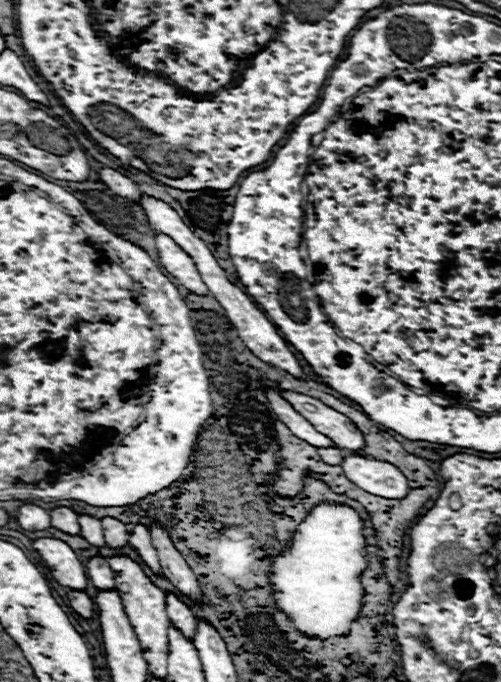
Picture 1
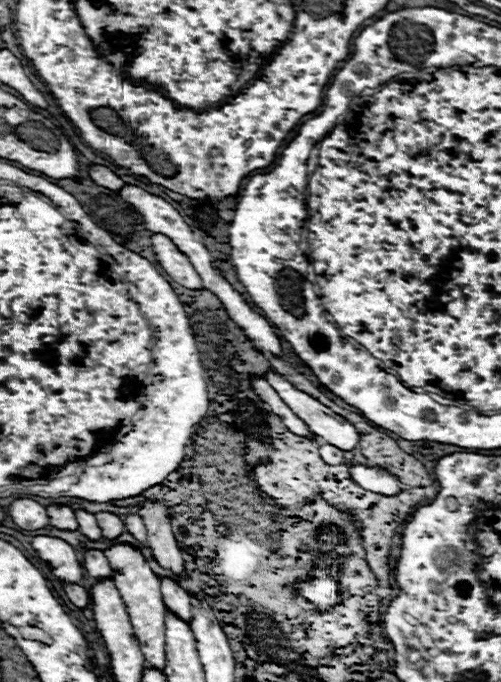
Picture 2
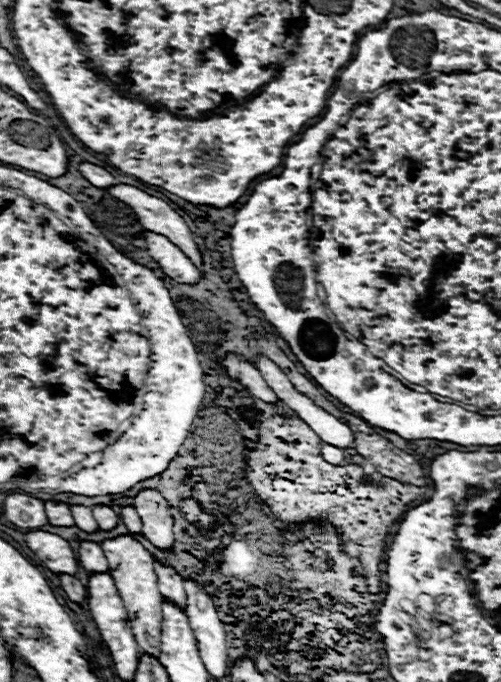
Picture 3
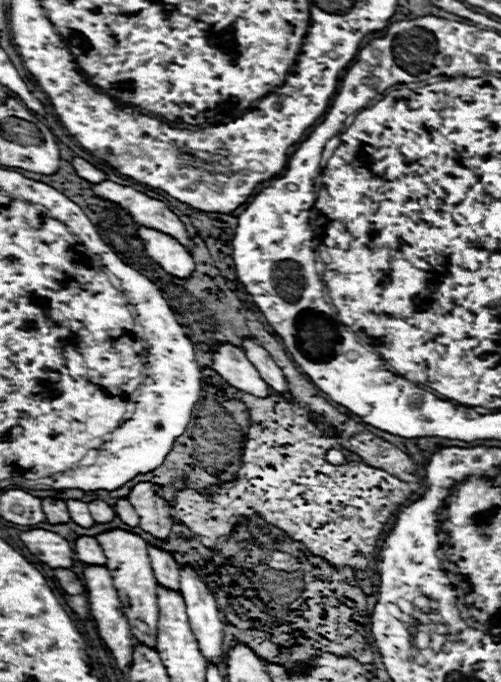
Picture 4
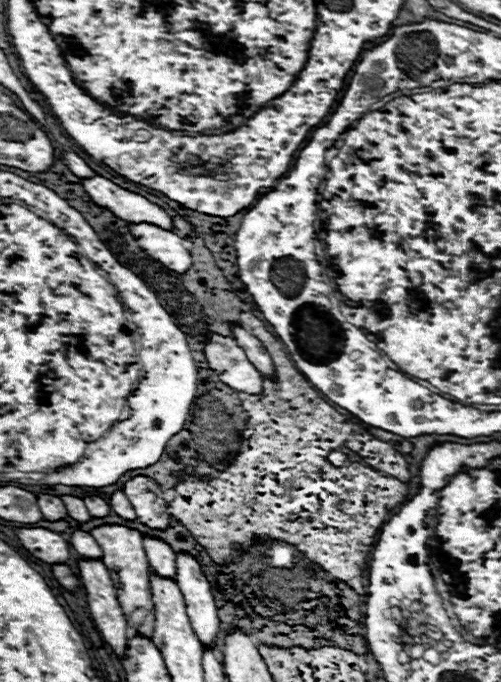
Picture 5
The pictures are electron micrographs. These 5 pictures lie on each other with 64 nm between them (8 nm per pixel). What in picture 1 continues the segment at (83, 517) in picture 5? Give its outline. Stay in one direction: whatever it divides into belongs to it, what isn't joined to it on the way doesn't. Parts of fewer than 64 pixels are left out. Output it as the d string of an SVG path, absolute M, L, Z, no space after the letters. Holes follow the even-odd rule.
M80 514L78 516L78 524L80 524L80 536L86 538L92 546L104 546L104 534L102 534L102 524L98 518Z

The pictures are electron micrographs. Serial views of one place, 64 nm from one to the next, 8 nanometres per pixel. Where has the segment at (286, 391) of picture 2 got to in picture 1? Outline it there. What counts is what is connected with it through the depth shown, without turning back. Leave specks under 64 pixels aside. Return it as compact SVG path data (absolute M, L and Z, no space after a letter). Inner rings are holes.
M282 390L280 396L286 398L286 402L290 402L294 410L298 410L298 414L302 414L320 434L328 436L338 448L358 452L364 446L362 432L350 422L350 418L336 412L334 408L294 390Z

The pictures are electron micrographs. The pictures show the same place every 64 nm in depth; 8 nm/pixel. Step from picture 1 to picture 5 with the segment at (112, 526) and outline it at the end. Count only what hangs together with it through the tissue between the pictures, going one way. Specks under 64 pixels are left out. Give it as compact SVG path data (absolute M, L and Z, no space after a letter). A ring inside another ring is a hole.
M86 496L86 498L84 498L84 504L86 504L88 512L90 512L92 516L98 516L98 518L106 516L108 510L110 510L108 502L102 500L102 498L98 498L98 496Z

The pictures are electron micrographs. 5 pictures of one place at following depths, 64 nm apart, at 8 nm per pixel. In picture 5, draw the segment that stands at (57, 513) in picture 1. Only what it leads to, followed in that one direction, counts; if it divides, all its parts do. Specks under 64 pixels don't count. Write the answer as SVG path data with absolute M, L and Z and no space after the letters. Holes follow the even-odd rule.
M40 494L36 502L38 502L38 508L40 508L40 512L44 514L46 520L54 522L54 520L62 520L62 518L68 516L68 512L66 512L66 508L64 508L64 504L62 504L62 500L58 496Z

